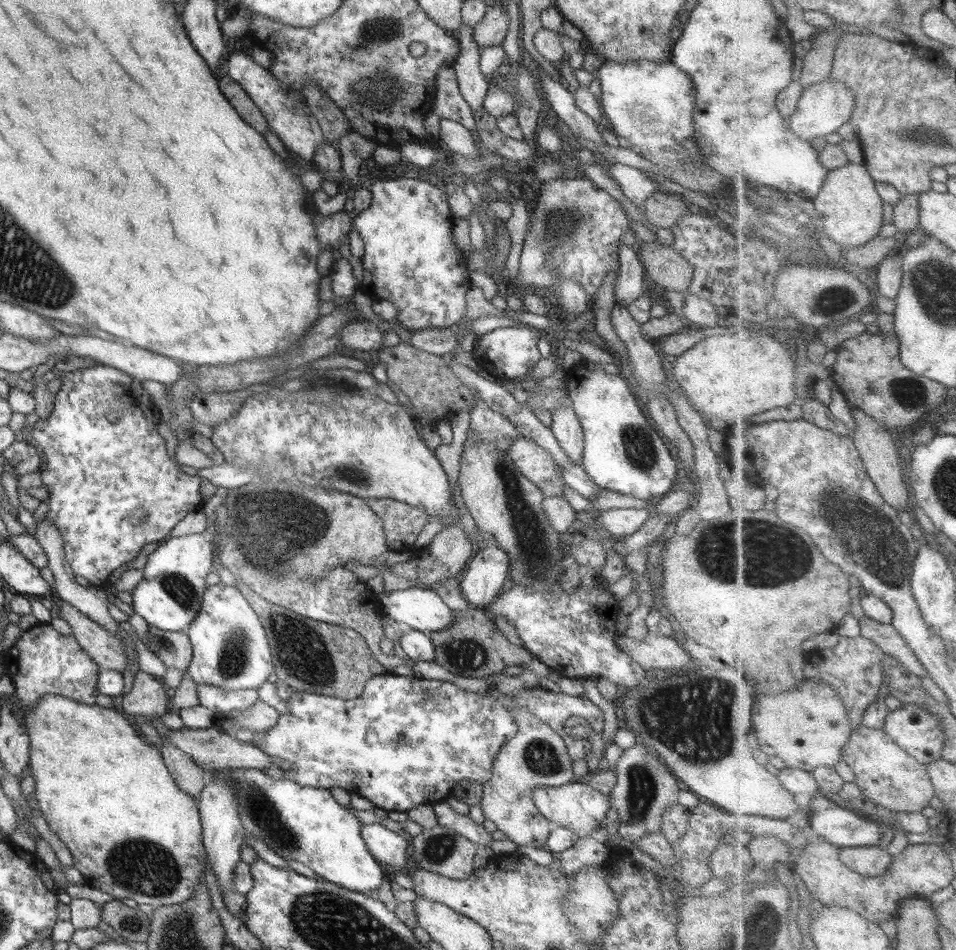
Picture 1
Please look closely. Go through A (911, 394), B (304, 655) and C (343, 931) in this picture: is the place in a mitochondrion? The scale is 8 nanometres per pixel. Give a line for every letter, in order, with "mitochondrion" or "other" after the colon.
A: mitochondrion
B: mitochondrion
C: mitochondrion

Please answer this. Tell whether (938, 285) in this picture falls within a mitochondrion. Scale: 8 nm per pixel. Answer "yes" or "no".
yes

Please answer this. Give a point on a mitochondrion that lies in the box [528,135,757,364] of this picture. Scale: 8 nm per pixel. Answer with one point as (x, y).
(560, 223)

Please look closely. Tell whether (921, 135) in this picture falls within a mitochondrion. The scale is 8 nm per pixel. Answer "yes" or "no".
yes

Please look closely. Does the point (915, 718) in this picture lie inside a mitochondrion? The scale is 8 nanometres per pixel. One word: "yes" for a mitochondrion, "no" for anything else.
no

